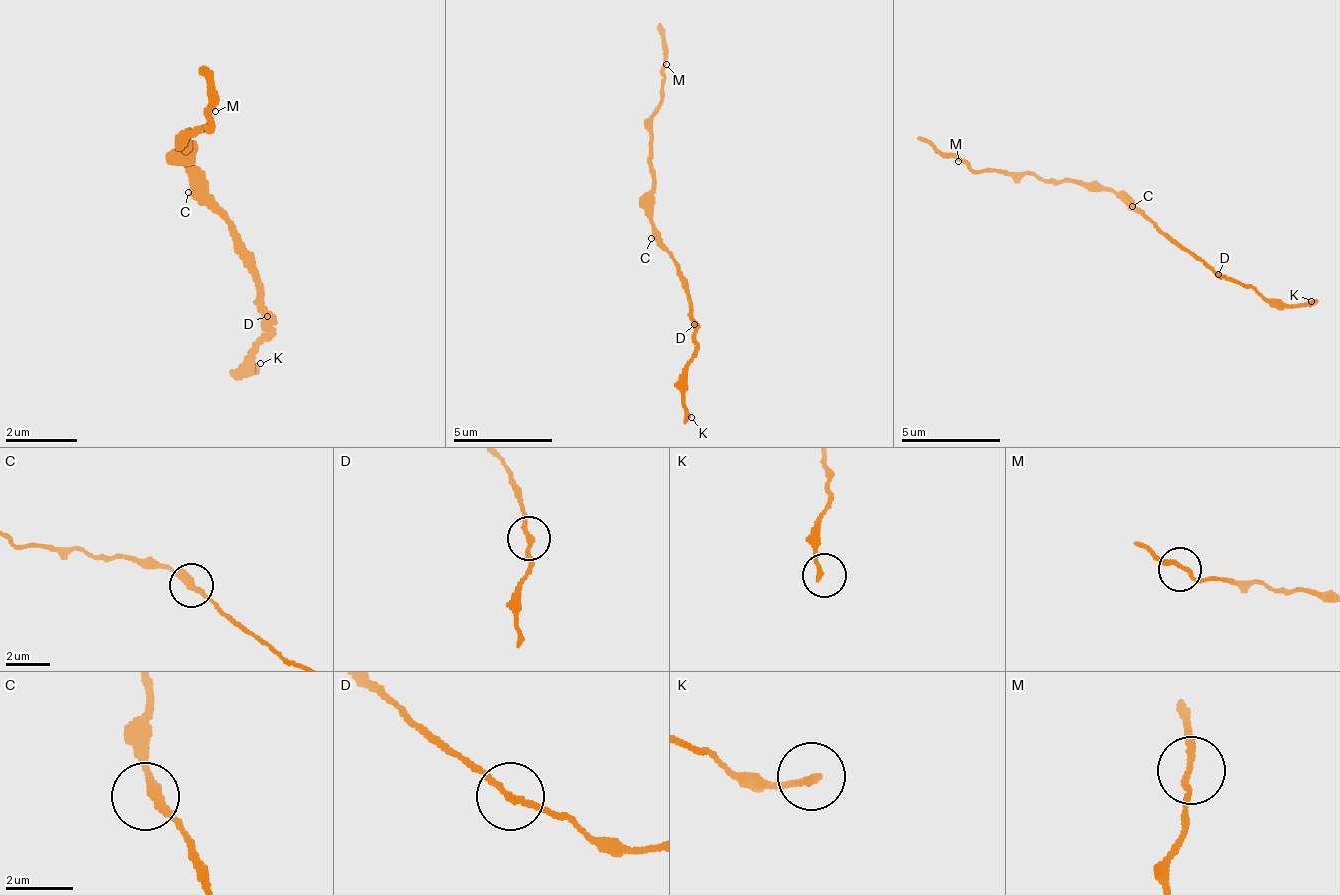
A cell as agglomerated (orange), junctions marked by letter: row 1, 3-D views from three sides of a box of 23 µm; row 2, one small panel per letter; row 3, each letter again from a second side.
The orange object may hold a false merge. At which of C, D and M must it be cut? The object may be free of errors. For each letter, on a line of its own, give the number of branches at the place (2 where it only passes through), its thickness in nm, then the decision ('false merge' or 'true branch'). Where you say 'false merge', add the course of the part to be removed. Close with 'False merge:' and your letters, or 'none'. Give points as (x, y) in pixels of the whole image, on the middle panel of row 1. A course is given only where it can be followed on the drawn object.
C: 2 | 280 nm | true branch
D: 2 | 180 nm | true branch
M: 2 | 170 nm | true branch
False merge: none

